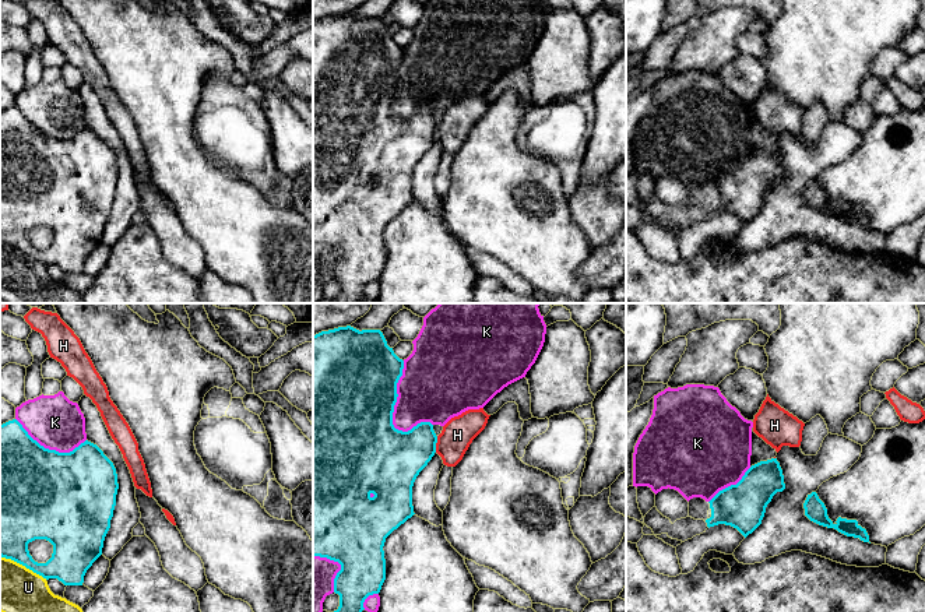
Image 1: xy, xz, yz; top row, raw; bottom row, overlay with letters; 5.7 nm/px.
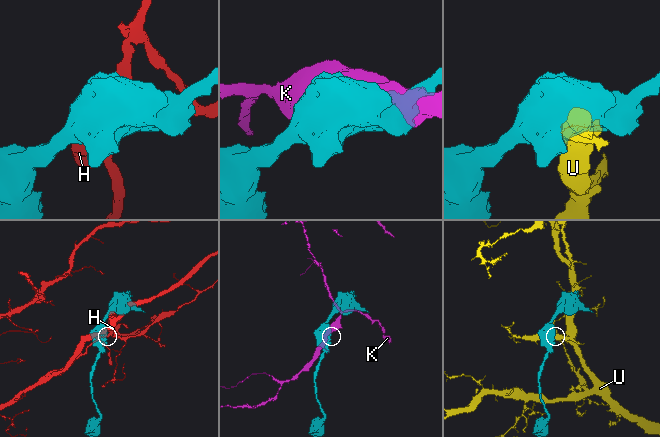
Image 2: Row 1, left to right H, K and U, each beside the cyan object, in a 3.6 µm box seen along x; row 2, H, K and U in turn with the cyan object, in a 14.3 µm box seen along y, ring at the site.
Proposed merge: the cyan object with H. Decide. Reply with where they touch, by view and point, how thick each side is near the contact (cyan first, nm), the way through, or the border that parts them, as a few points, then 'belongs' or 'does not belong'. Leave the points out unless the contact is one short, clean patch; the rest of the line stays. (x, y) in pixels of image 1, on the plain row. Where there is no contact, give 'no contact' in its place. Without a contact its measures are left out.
meets cyan in xz at (435, 132); 320 nm thick on the cyan side, 180 nm on the other; border along xz (438, 123), (435, 139); does not belong

